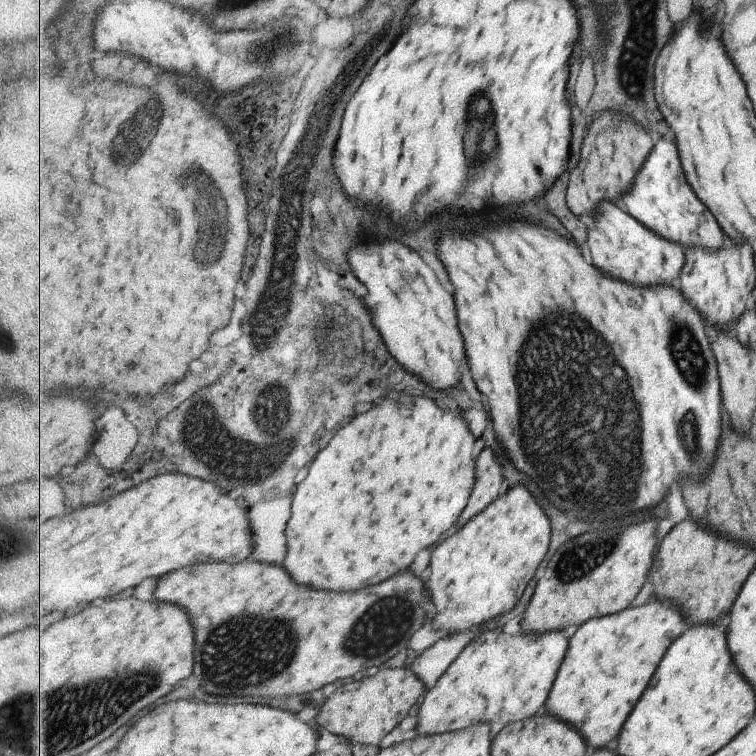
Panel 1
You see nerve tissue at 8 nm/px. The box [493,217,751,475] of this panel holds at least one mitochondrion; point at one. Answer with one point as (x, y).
(691, 363)

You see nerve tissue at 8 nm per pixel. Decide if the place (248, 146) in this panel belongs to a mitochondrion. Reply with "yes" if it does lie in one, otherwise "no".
no

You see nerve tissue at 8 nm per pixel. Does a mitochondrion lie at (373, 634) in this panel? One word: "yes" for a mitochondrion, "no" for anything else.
yes

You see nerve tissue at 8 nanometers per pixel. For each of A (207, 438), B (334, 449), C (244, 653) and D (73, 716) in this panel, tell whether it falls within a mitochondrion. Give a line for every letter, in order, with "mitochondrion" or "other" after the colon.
A: mitochondrion
B: other
C: mitochondrion
D: mitochondrion

